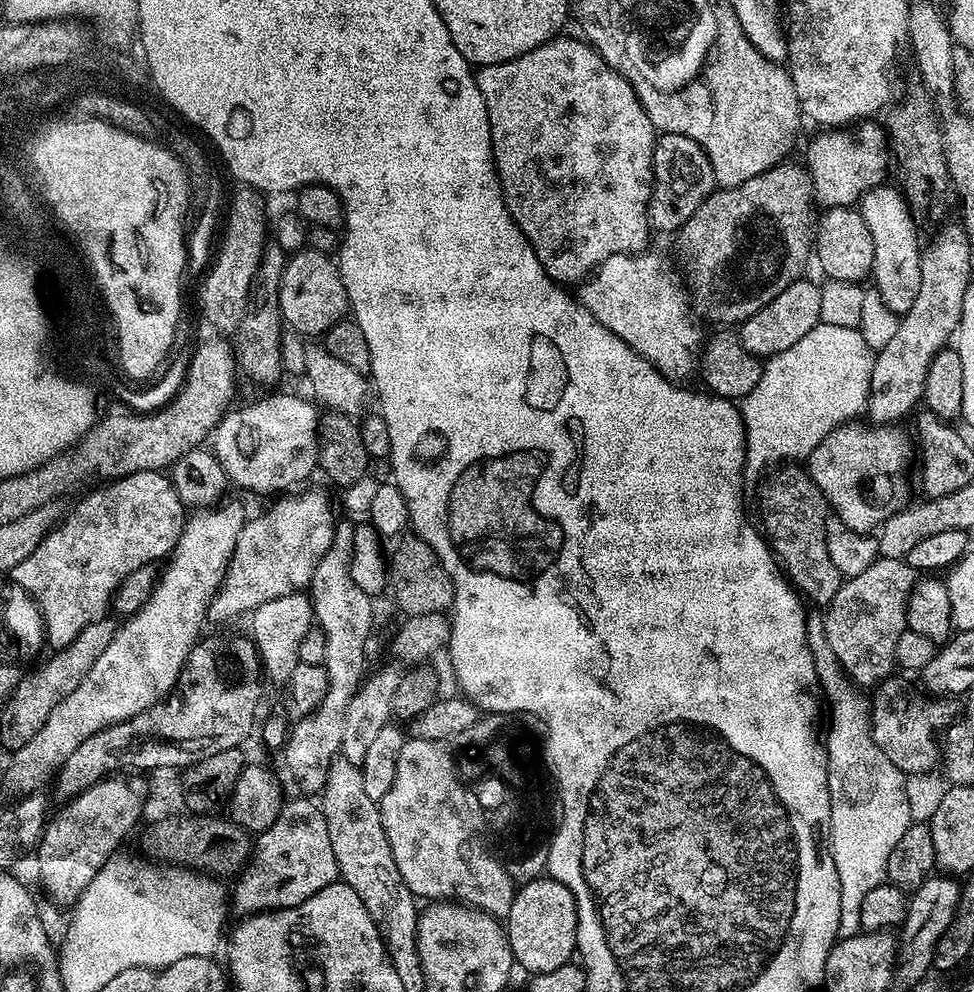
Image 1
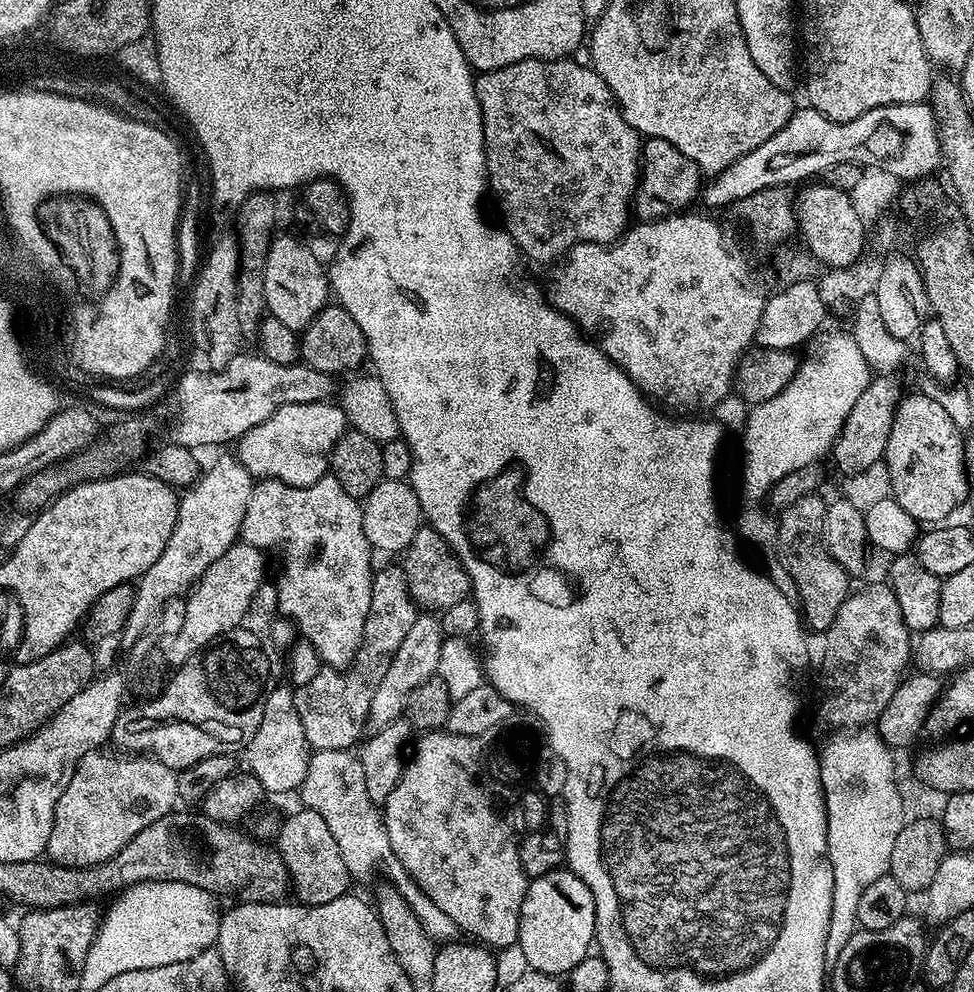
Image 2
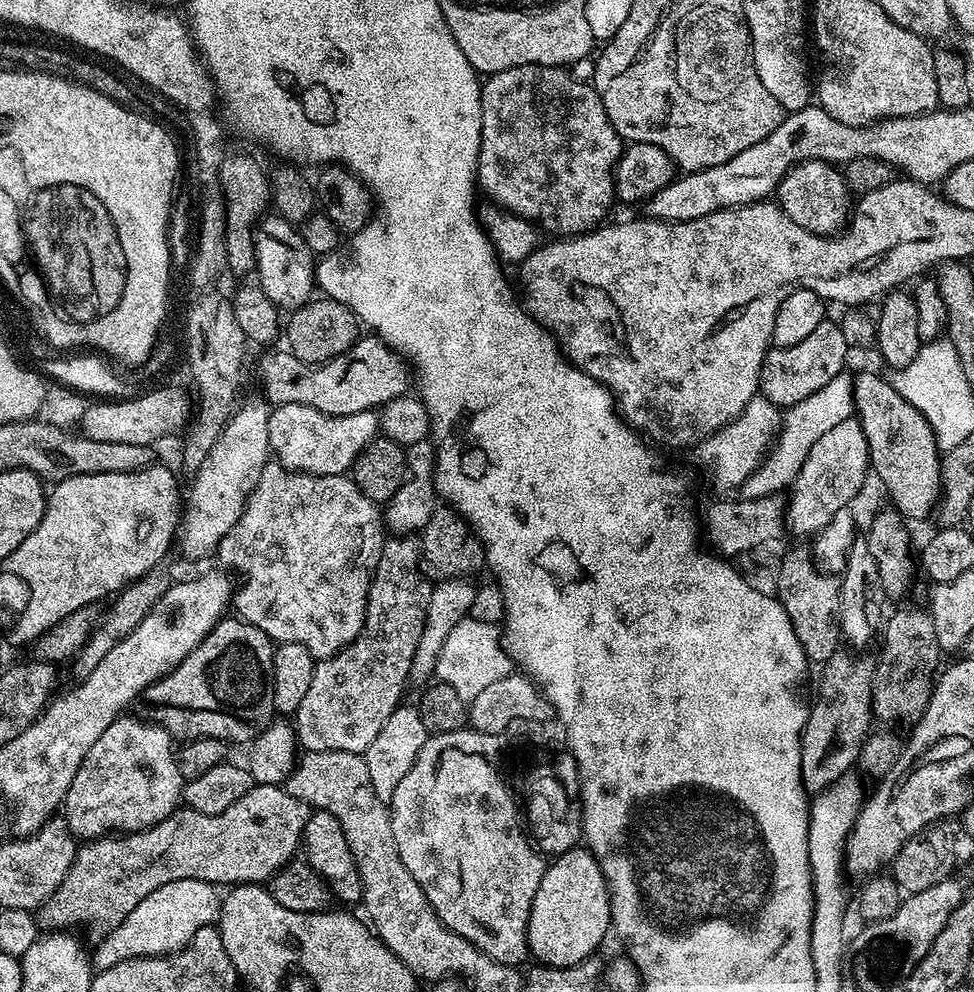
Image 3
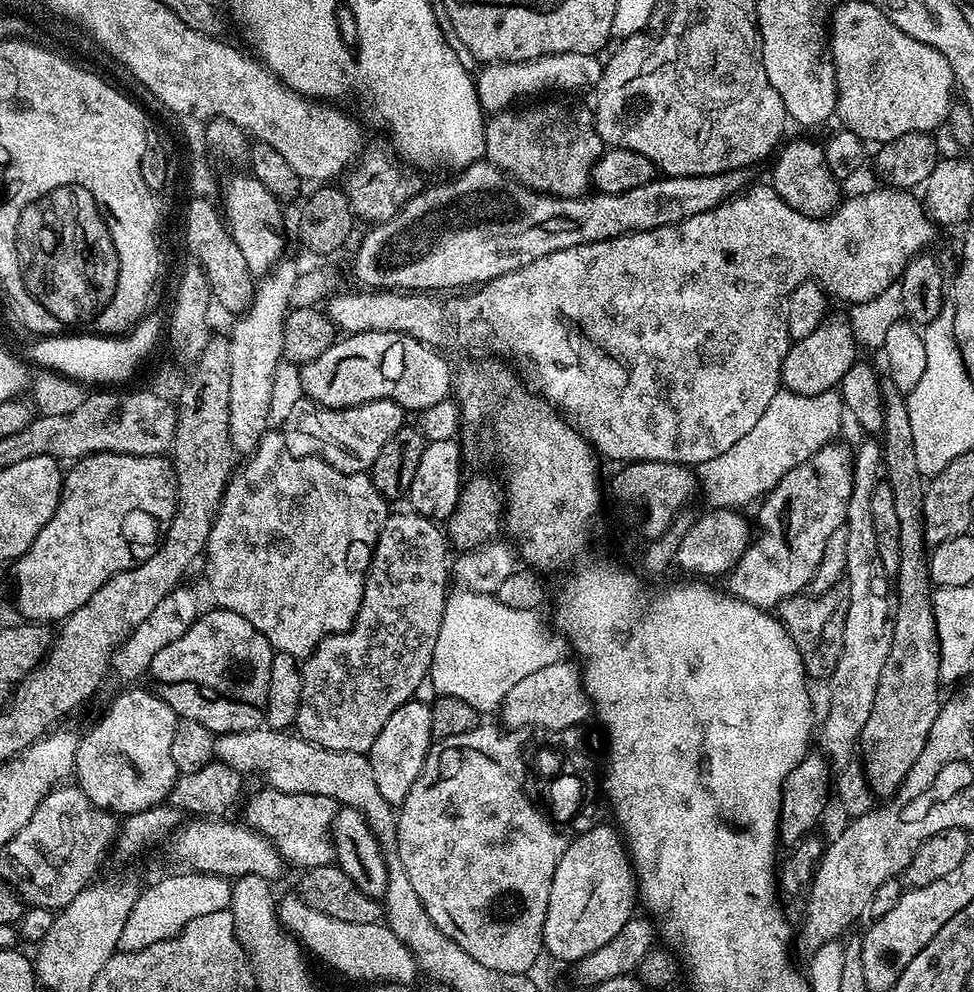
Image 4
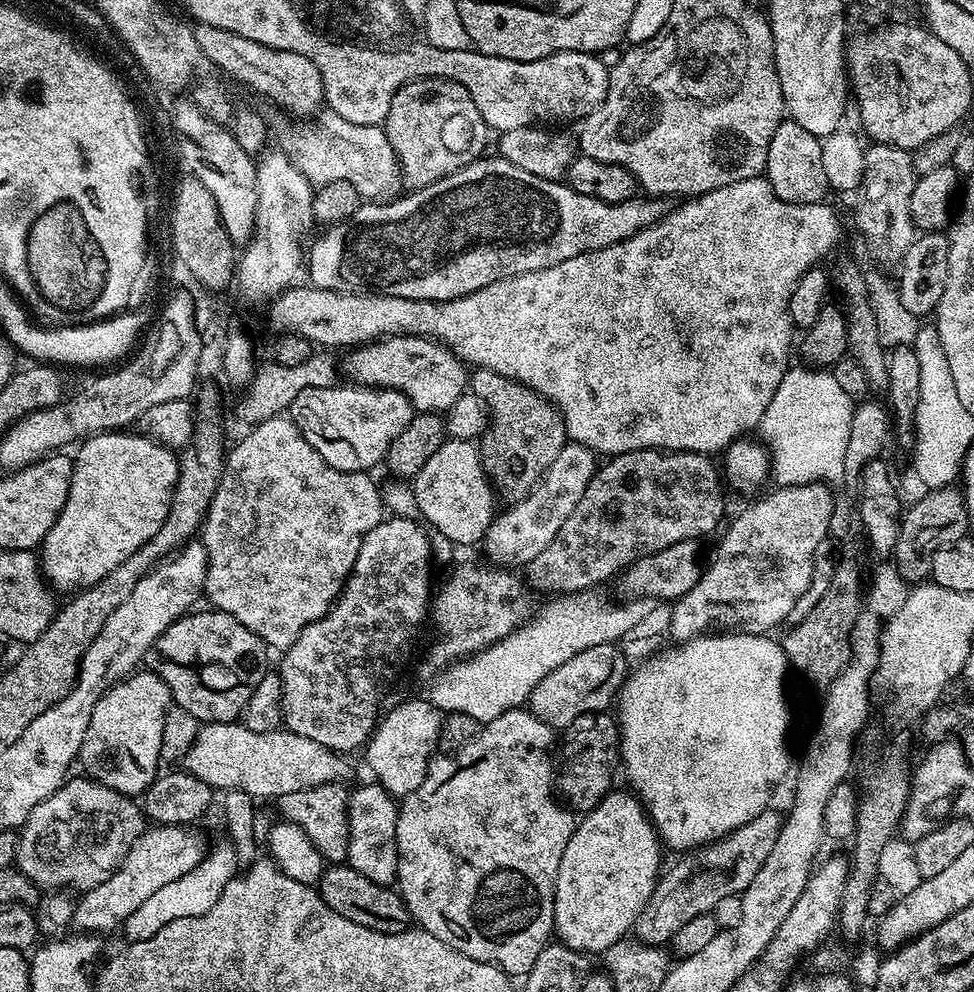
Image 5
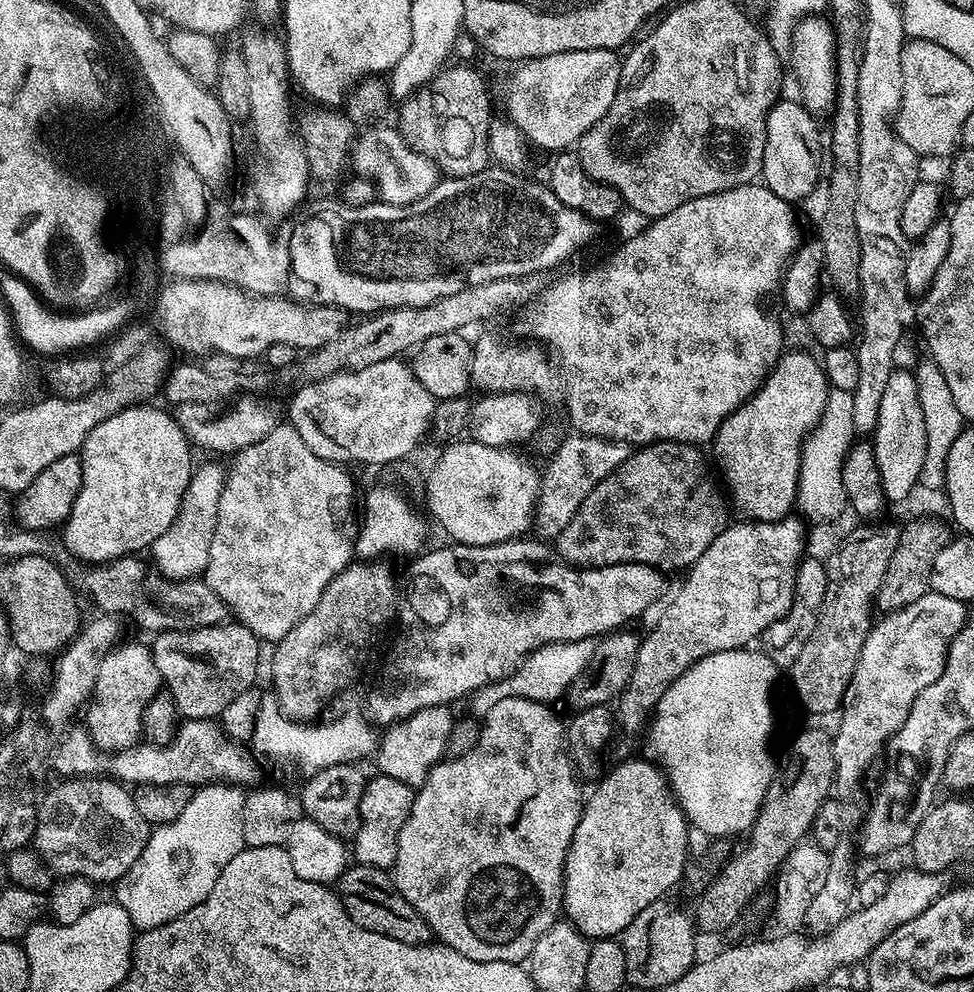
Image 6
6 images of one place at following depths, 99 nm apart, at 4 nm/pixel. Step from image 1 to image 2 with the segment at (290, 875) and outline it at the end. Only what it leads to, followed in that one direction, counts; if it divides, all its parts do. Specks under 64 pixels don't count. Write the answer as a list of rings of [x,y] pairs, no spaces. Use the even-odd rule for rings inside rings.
[[[303,806],[297,809],[293,816],[283,817],[274,844],[280,857],[286,862],[294,892],[300,895],[297,896],[299,903],[334,902],[334,898],[349,895],[351,888],[348,887],[353,887],[354,881],[346,870],[346,862],[342,862],[342,850],[338,850],[338,842],[334,842],[334,834],[330,834],[326,818]]]

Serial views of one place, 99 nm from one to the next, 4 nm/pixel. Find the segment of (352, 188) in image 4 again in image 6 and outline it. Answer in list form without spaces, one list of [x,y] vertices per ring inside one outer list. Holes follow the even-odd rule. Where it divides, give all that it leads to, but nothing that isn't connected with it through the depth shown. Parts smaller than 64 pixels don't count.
[[[456,62],[451,66],[445,67],[443,70],[437,72],[436,77],[429,80],[427,84],[416,89],[410,96],[403,97],[402,103],[404,104],[400,108],[400,132],[404,135],[403,143],[407,147],[412,148],[415,152],[420,152],[424,156],[427,156],[429,160],[436,163],[437,168],[441,173],[448,176],[465,176],[466,174],[478,174],[478,170],[489,167],[490,157],[488,151],[488,130],[494,124],[494,118],[492,118],[492,104],[488,101],[488,84],[484,81],[484,76],[476,68],[468,68],[467,63]]]

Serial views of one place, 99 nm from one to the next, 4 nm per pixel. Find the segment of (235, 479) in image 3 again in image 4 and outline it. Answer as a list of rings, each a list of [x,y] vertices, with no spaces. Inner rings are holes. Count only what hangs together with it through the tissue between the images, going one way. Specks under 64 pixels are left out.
[[[288,258],[281,259],[270,274],[255,285],[251,304],[235,321],[237,324],[232,328],[232,336],[227,337],[230,346],[230,442],[237,453],[252,453],[265,432],[269,431],[268,411],[272,408],[272,387],[276,384],[276,367],[282,364],[284,320],[294,300],[297,279],[298,271],[296,272],[295,266]]]

